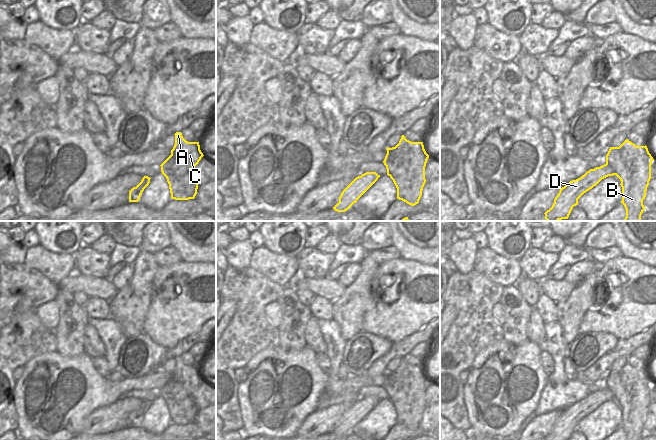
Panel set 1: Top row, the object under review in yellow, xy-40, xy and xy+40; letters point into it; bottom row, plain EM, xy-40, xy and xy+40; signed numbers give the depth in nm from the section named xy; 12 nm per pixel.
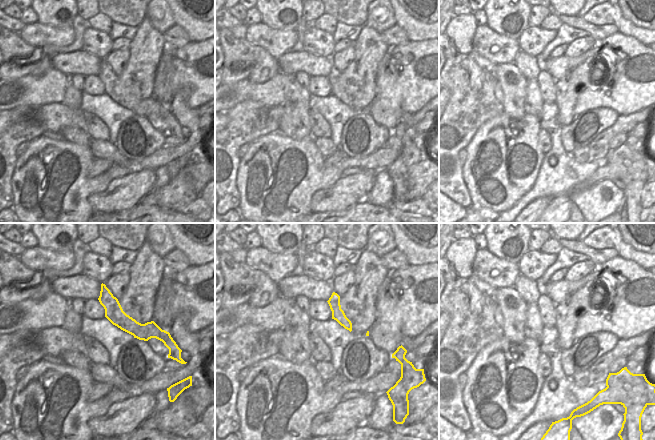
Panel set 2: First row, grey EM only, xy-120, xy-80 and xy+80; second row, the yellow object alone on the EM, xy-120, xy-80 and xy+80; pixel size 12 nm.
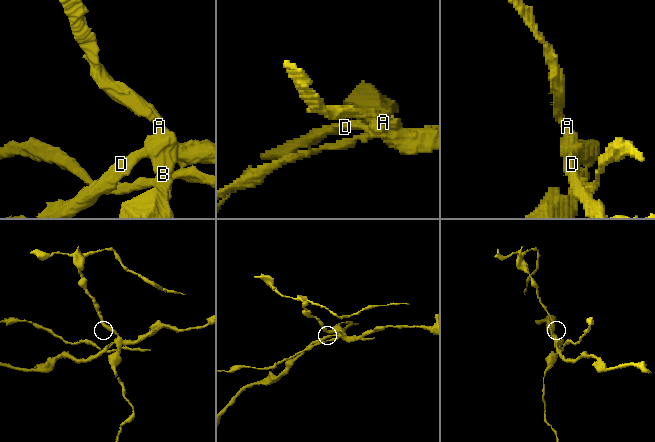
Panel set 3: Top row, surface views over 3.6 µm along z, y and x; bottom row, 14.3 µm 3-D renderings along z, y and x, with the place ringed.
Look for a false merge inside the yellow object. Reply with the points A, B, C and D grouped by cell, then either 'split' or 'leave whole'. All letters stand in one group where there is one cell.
A B C / D; split

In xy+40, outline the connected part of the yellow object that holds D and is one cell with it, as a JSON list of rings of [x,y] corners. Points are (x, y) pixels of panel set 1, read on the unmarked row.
[[[606,387],[590,393],[580,402],[570,405],[560,413],[552,431],[544,437],[545,440],[569,440],[584,417],[596,410],[602,403],[613,399],[613,392]]]

